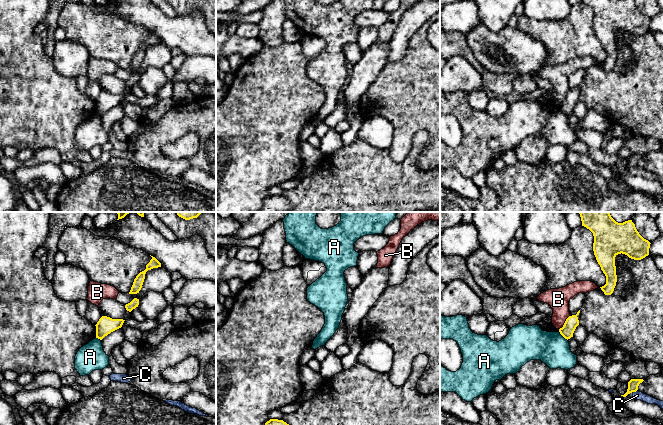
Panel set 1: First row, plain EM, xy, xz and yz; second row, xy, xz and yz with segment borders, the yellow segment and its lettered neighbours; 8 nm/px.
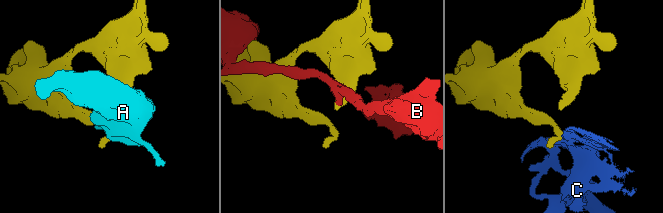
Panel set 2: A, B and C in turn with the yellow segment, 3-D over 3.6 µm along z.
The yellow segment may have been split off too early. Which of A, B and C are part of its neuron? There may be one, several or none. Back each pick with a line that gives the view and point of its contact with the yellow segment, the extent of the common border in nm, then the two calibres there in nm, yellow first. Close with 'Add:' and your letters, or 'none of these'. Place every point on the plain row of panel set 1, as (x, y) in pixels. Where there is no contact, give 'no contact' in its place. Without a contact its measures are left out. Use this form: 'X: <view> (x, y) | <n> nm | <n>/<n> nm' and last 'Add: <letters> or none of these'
Add: none of these

